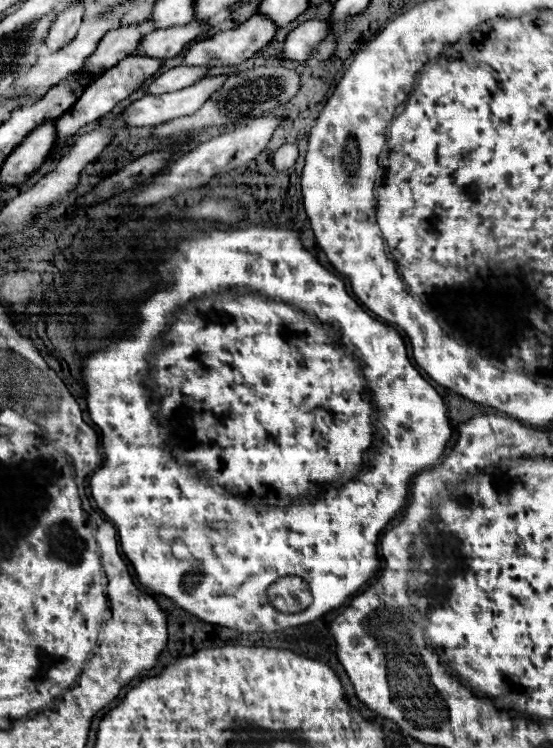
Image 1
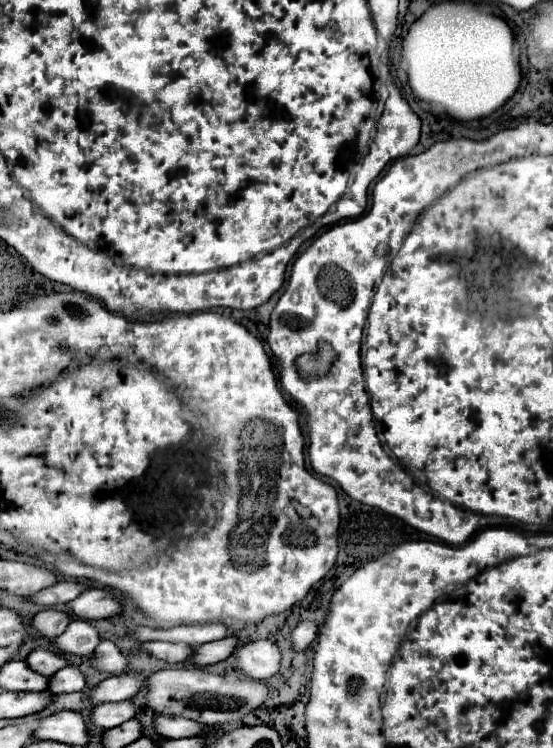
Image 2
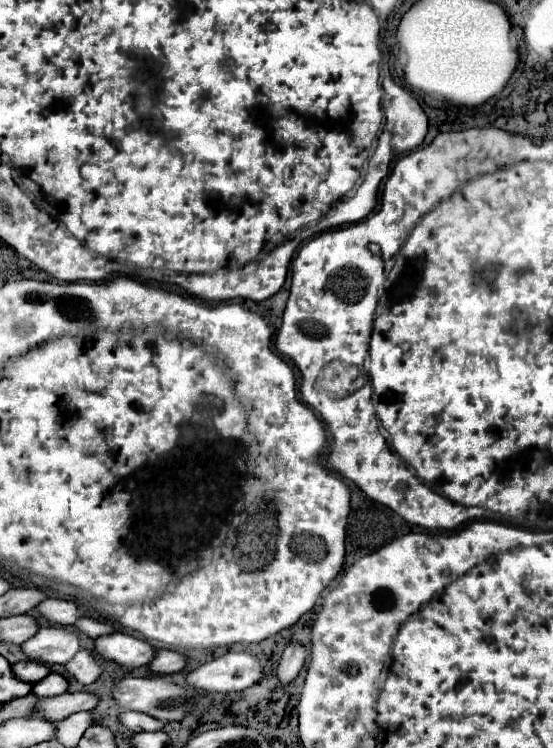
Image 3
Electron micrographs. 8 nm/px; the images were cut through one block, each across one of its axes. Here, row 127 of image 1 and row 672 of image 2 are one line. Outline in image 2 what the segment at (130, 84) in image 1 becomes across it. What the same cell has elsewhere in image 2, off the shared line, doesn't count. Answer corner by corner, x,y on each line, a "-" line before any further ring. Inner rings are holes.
70,664
70,666
58,670
58,674
54,674
54,678
50,678
48,690
52,694
62,694
62,692
84,690
84,686
86,686
86,676
80,672
78,666

